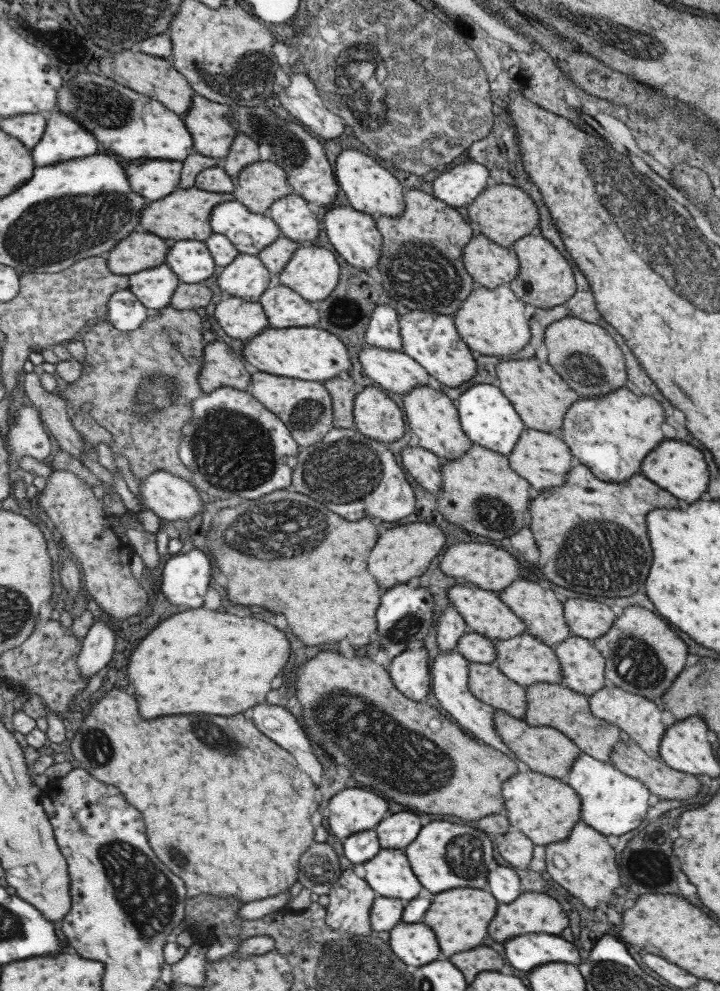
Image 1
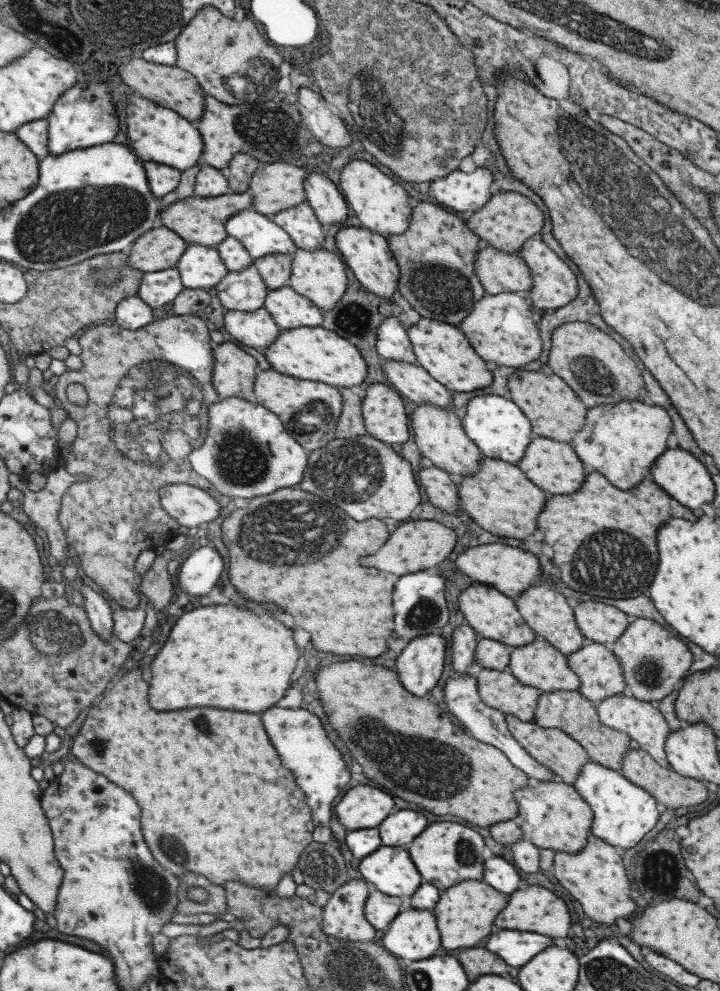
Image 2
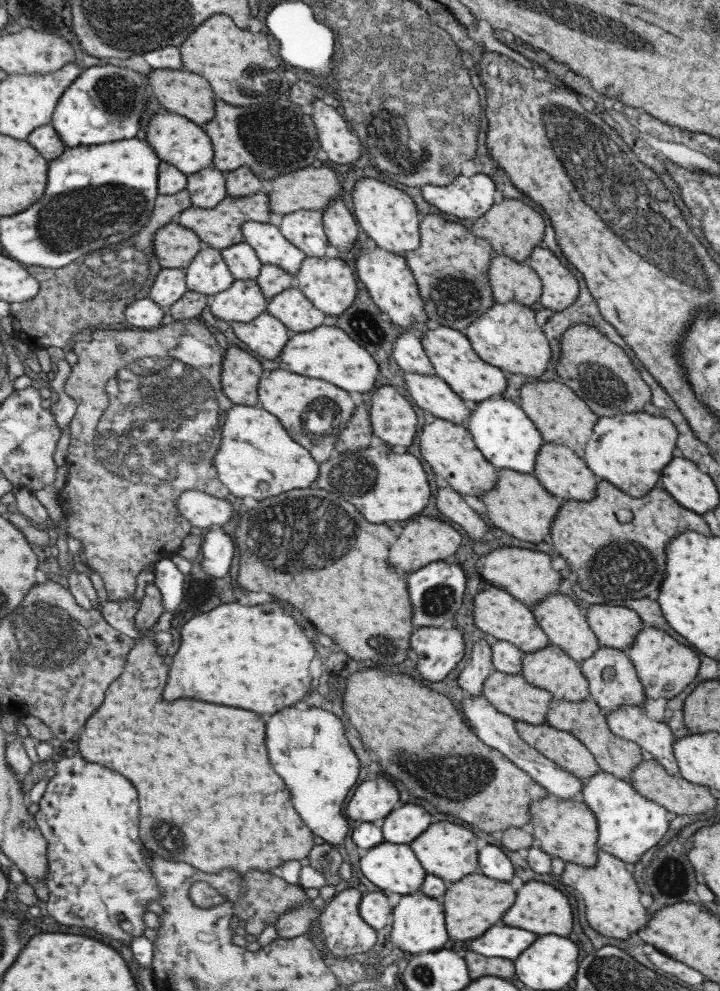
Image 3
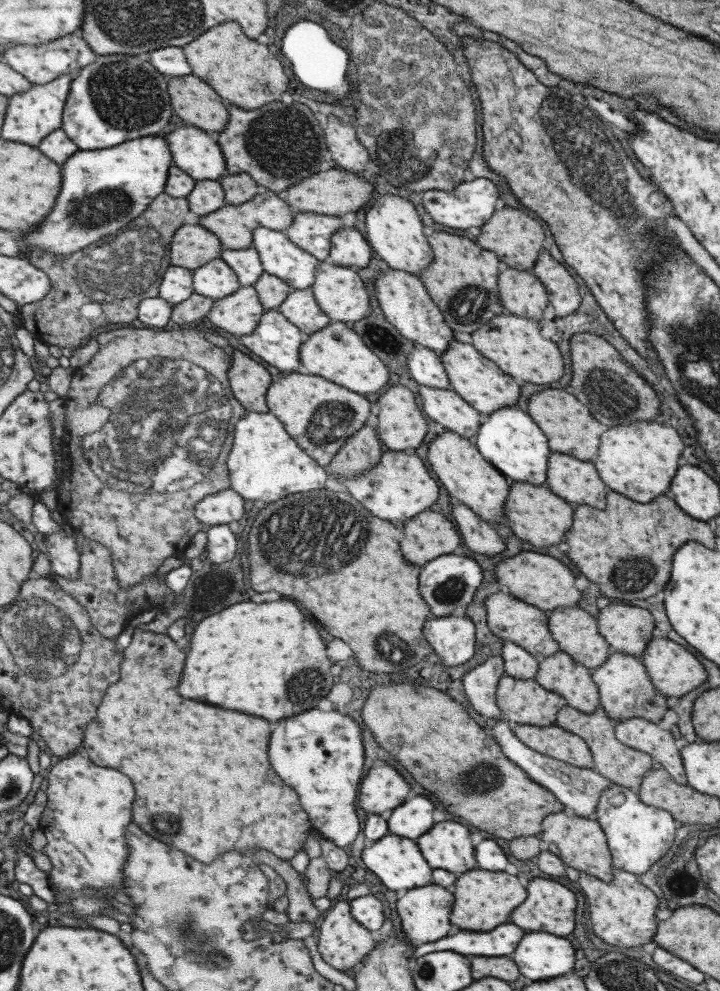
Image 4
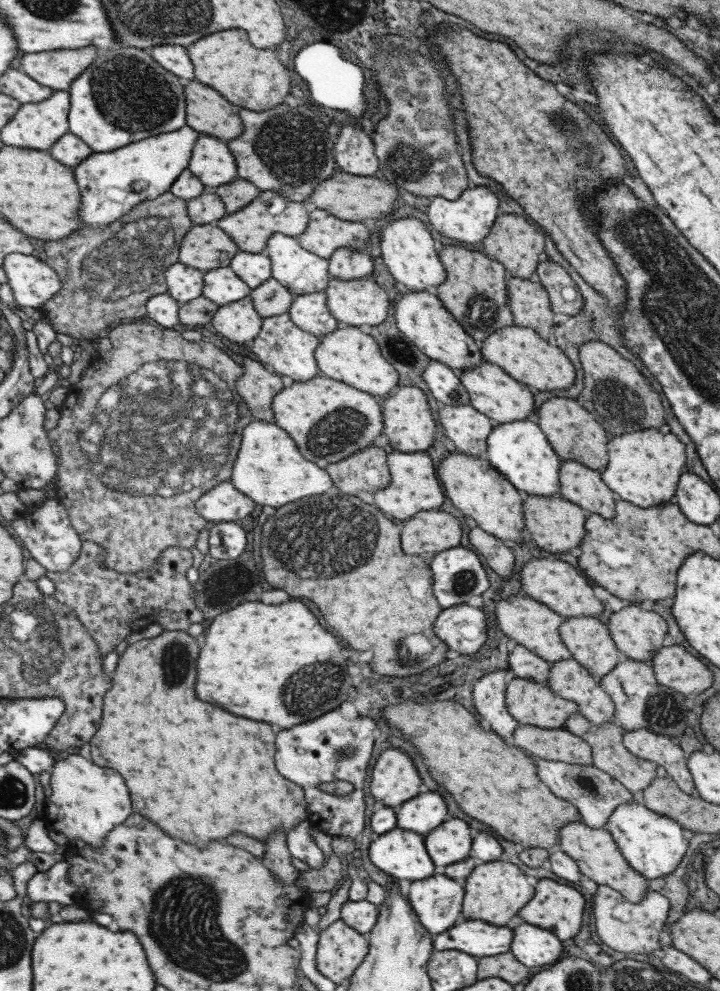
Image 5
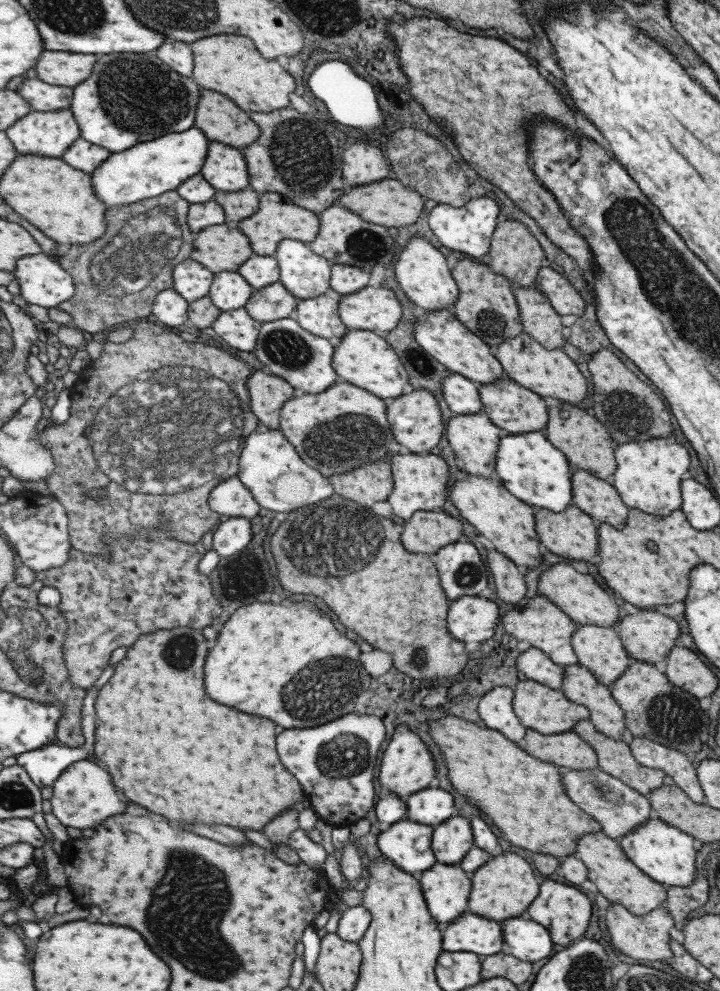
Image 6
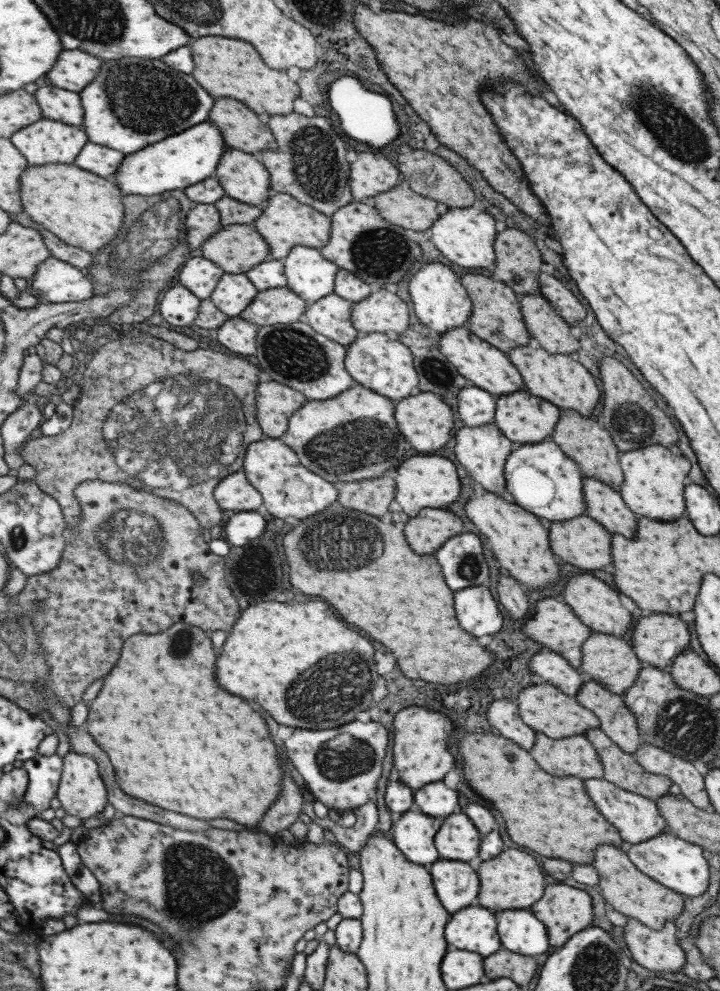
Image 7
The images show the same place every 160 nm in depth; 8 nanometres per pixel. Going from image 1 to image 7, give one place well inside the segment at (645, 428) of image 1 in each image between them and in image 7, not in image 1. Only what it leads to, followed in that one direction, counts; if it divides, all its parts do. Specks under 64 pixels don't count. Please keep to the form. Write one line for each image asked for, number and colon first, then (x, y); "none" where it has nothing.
2: (621, 441)
3: (632, 460)
4: (638, 461)
5: (644, 467)
6: (647, 478)
7: (652, 487)

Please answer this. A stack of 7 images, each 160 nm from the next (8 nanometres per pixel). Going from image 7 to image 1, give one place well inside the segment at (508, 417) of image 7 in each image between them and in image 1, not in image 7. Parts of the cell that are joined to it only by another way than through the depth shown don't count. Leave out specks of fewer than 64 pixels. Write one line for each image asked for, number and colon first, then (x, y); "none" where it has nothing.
1: (431, 340)
2: (441, 349)
3: (450, 354)
4: (479, 382)
5: (491, 392)
6: (515, 410)

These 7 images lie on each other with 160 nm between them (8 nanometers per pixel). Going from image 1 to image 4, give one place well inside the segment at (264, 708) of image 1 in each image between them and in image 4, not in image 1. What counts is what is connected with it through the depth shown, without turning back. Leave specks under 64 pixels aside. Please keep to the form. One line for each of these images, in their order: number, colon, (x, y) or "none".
2: (297, 735)
3: (307, 749)
4: (319, 754)

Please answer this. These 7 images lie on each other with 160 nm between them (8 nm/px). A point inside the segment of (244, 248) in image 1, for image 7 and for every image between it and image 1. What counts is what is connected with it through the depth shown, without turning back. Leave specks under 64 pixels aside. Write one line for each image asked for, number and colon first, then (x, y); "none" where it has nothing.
2: (260, 236)
3: (270, 247)
4: (278, 256)
5: (300, 272)
6: (305, 275)
7: (311, 277)

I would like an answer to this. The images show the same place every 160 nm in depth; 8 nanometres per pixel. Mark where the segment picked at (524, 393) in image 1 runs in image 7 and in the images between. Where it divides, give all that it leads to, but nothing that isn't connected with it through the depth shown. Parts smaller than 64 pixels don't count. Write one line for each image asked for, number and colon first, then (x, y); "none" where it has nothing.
2: (554, 411)
3: (561, 417)
4: (568, 427)
5: (573, 434)
6: (584, 442)
7: (579, 437)

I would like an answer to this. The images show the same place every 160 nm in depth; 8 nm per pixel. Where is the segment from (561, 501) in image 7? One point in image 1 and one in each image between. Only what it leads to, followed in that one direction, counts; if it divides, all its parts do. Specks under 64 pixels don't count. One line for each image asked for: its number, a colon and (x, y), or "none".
1: (485, 415)
2: (498, 428)
3: (507, 439)
4: (509, 440)
5: (518, 451)
6: (528, 465)

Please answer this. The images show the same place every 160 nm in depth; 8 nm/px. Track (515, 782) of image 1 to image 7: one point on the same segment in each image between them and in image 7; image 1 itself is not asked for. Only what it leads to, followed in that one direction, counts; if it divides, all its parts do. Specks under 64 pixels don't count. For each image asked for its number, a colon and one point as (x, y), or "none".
2: (553, 815)
3: (566, 829)
4: (579, 842)
5: (593, 850)
6: (609, 871)
7: (628, 890)

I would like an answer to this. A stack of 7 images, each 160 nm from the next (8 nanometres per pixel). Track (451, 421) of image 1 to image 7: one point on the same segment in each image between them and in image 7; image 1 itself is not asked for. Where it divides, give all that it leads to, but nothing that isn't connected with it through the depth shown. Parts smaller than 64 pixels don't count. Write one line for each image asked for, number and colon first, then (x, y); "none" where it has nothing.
2: (438, 434)
3: (448, 448)
4: (457, 464)
5: (475, 488)
6: (483, 501)
7: (519, 539)

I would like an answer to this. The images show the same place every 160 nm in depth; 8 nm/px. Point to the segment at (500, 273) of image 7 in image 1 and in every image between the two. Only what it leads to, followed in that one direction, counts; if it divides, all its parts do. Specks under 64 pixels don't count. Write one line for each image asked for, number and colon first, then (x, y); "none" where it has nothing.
1: (504, 213)
2: (507, 219)
3: (512, 228)
4: (515, 238)
5: (515, 244)
6: (514, 253)

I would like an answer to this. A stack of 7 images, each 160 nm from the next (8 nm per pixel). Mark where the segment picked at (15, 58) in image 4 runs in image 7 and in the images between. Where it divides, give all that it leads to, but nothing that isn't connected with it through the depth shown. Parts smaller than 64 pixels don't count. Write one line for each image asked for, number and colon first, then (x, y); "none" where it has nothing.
5: (56, 69)
6: (67, 69)
7: (75, 69)

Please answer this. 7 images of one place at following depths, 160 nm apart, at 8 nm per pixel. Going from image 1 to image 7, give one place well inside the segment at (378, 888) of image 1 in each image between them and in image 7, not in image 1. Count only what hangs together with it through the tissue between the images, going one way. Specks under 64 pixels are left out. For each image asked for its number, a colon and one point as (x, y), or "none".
2: (389, 869)
3: (391, 867)
4: (396, 862)
5: (400, 854)
6: (405, 843)
7: (413, 833)

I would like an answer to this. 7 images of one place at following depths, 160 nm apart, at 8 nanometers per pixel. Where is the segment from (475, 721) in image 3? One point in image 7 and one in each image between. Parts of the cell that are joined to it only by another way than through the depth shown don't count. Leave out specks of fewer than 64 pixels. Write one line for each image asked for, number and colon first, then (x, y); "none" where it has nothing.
4: (577, 789)
5: (595, 794)
6: (618, 809)
7: (636, 818)

